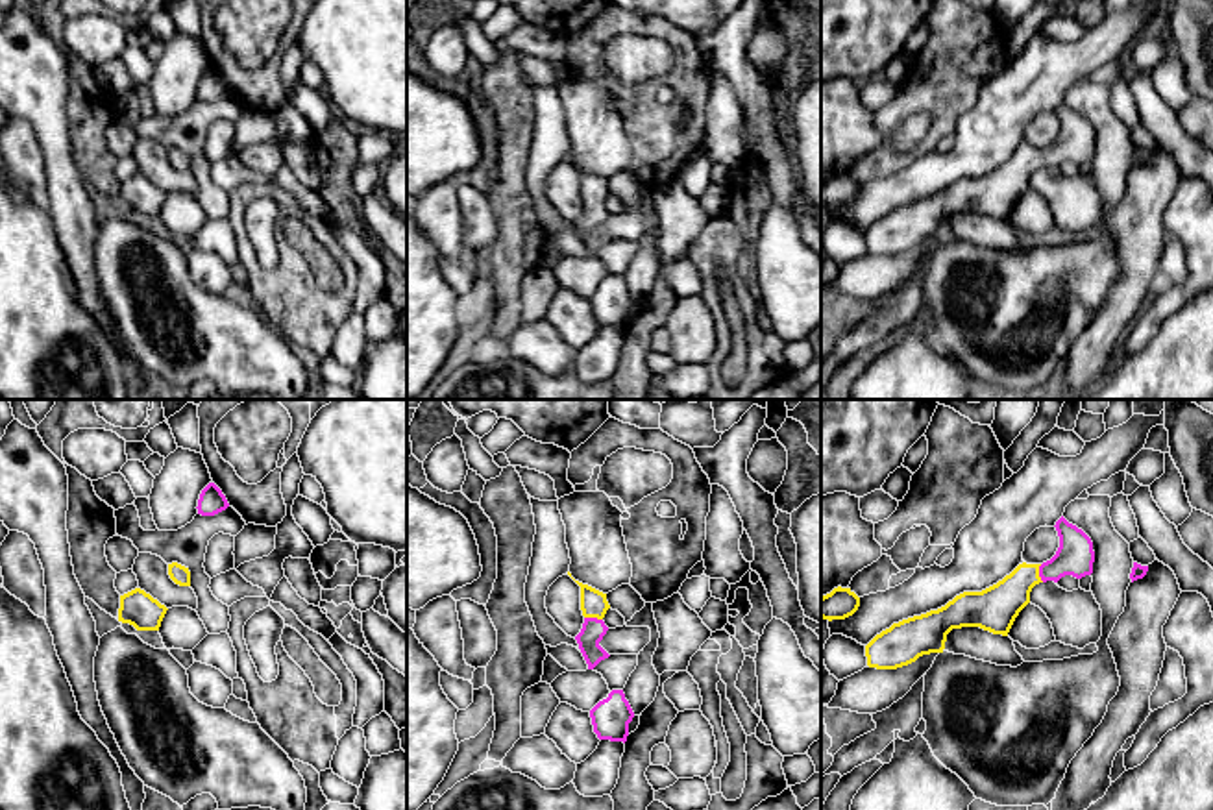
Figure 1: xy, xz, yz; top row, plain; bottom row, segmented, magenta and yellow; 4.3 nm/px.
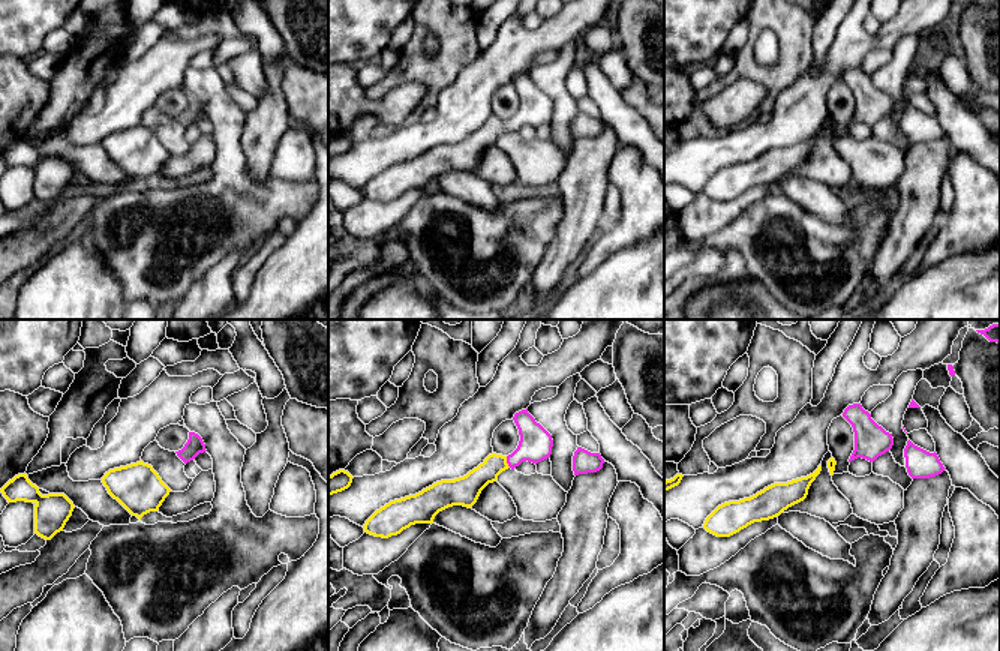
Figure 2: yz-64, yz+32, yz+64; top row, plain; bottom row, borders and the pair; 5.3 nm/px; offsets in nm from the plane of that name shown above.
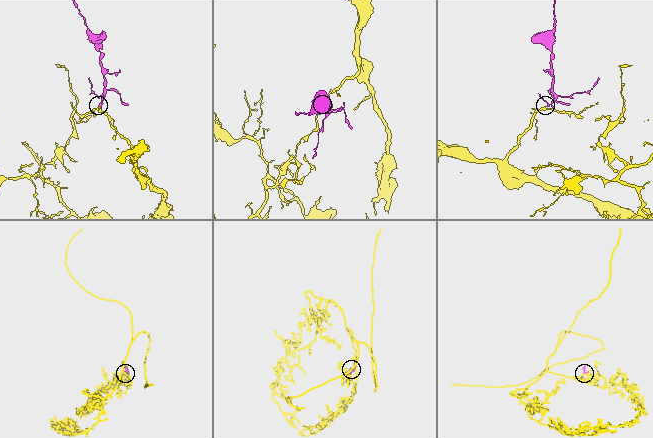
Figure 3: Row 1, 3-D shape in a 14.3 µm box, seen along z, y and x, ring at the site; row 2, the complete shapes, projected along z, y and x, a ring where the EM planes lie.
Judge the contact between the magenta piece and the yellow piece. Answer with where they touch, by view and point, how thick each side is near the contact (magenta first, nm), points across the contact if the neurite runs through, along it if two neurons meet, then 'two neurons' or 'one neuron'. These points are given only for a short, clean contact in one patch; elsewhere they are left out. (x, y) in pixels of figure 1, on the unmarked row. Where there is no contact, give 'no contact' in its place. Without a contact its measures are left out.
contact xz (594, 204); calibres 100 and 120 nm; way xz (594, 215), (594, 204), (594, 189); one neuron

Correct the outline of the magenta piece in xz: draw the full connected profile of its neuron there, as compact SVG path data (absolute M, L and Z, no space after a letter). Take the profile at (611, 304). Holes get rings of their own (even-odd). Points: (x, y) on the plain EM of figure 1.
M612 276L606 285L590 296L594 318L599 325L627 327L629 309L634 298L625 285L623 276Z

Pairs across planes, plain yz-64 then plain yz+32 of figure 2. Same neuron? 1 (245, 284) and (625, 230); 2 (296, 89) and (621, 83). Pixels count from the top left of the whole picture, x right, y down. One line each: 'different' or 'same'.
1: same
2: different

